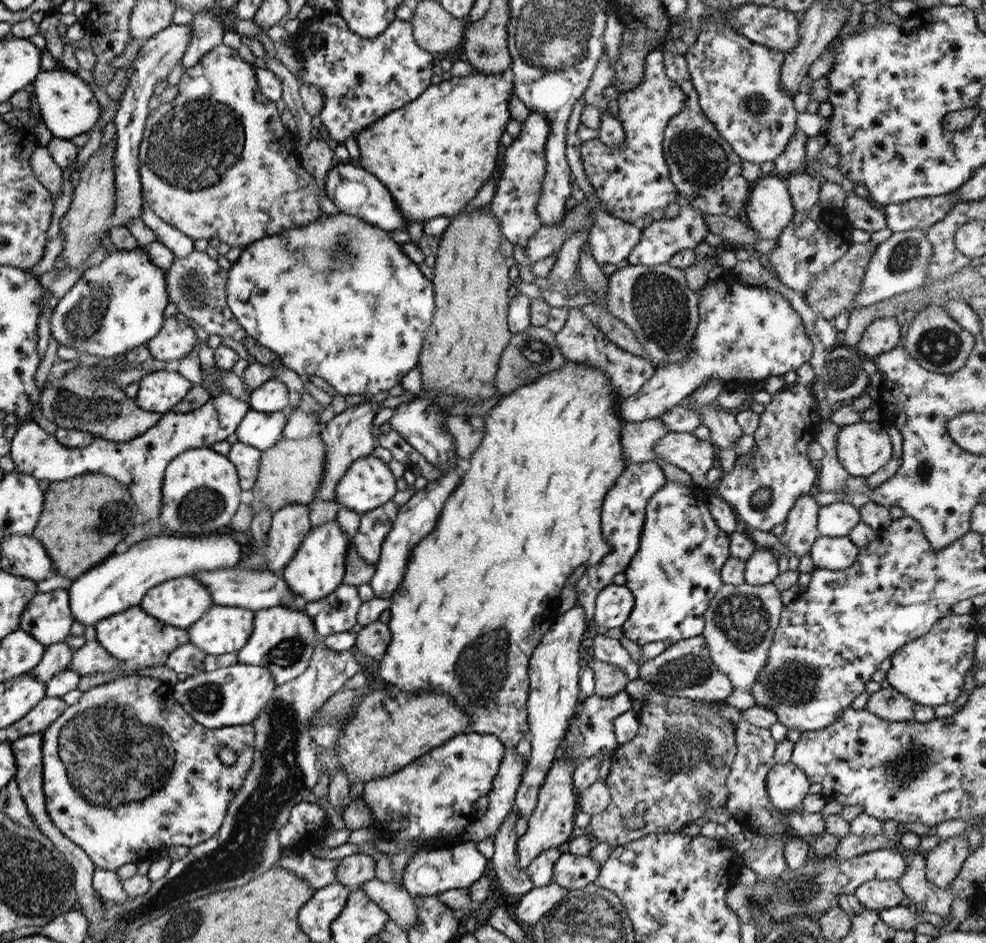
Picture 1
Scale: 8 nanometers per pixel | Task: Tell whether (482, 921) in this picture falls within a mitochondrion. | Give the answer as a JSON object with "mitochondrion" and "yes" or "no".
{"mitochondrion":"no"}

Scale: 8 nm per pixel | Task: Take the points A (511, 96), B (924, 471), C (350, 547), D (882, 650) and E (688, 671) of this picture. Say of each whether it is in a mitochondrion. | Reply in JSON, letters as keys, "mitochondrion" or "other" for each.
{"A":"other","B":"other","C":"other","D":"other","E":"mitochondrion"}

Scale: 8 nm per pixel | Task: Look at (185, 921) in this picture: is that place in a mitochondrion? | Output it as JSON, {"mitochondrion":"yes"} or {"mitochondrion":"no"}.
{"mitochondrion":"yes"}

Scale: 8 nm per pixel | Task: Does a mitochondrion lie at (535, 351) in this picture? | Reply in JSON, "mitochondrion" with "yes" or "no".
{"mitochondrion":"yes"}

